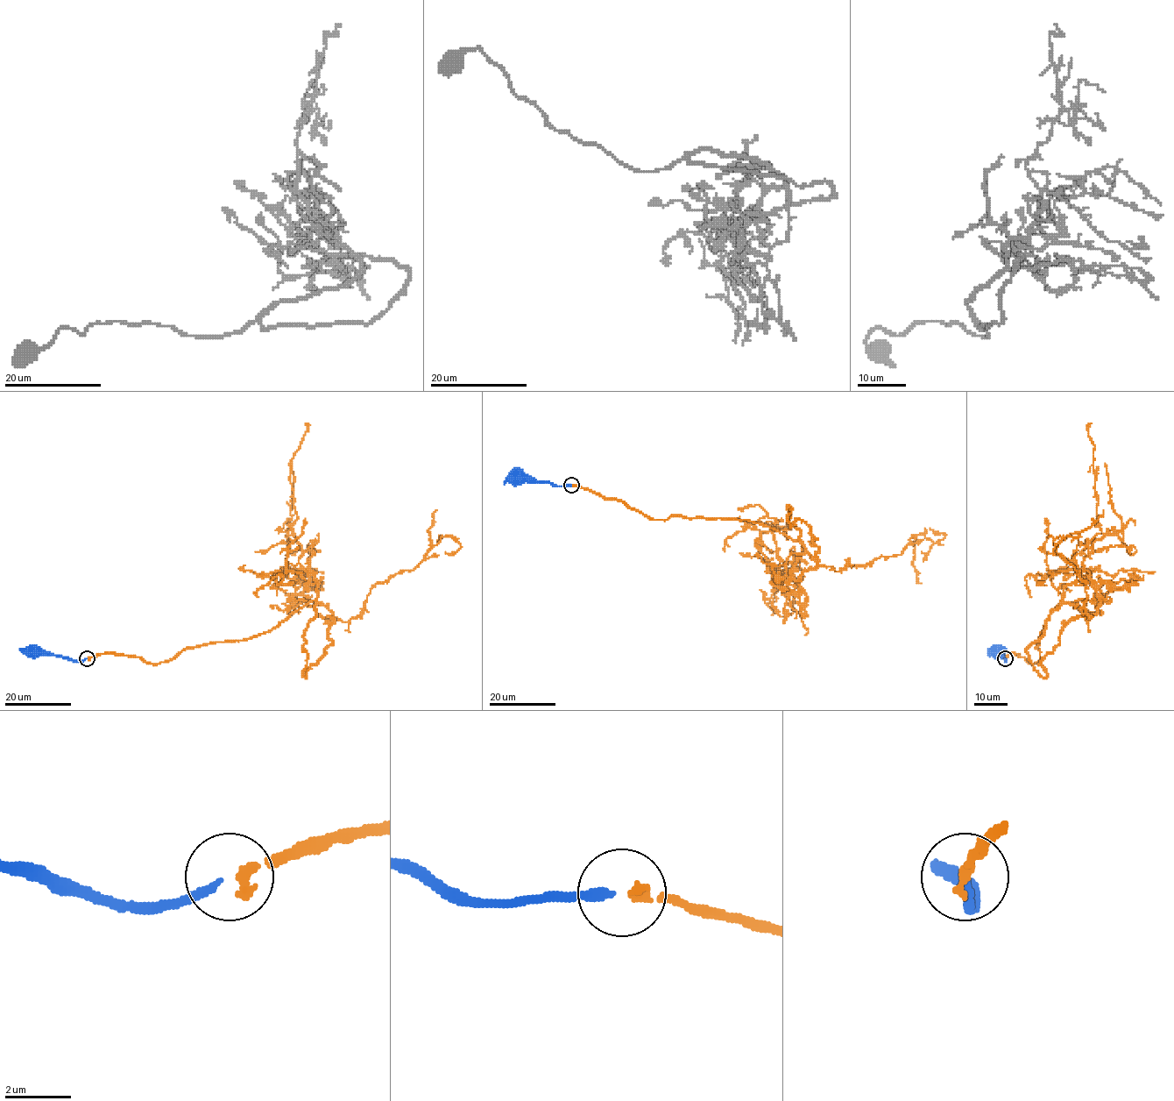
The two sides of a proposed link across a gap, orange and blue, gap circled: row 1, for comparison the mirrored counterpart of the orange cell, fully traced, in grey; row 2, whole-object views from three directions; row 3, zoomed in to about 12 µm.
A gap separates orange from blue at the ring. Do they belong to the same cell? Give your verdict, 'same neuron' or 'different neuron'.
same neuron

